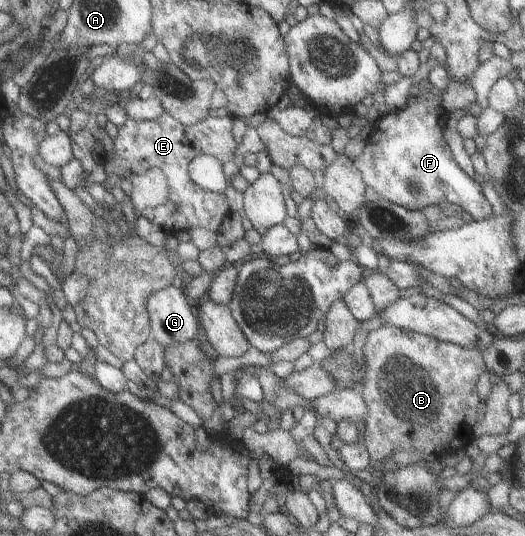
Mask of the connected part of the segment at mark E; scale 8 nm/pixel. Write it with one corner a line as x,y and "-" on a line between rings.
168,114
154,120
128,119
119,128
115,139
115,149
109,153
109,160
104,164
108,175
128,177
130,173
146,174
152,169
162,169
170,183
168,203
156,208
147,208
141,215
154,224
159,224
164,231
187,231
192,227
221,231
224,221
231,215
232,207
226,193
212,192
193,181
190,165
202,155
218,157
222,162
236,159
238,141
234,137
234,121
227,117
206,117
194,125
184,125

